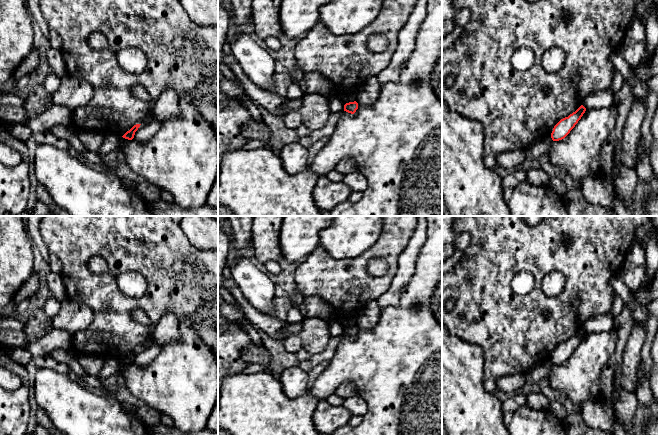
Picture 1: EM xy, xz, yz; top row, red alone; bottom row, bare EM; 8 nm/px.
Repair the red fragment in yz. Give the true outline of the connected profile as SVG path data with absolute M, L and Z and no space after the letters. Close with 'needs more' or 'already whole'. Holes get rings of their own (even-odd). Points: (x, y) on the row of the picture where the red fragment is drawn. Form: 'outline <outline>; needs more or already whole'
outline M581 105L575 112L570 114L568 117L561 119L553 128L553 131L551 133L552 140L559 141L564 139L575 127L585 111L586 108Z; already whole

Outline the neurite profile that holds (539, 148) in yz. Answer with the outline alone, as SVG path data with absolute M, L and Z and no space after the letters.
M547 137L545 139L541 139L532 145L530 145L525 150L525 160L536 160L539 159L542 155L548 152L550 145L552 143L552 138Z

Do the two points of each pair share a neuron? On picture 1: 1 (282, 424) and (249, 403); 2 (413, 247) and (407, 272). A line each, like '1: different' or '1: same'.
1: same
2: same

